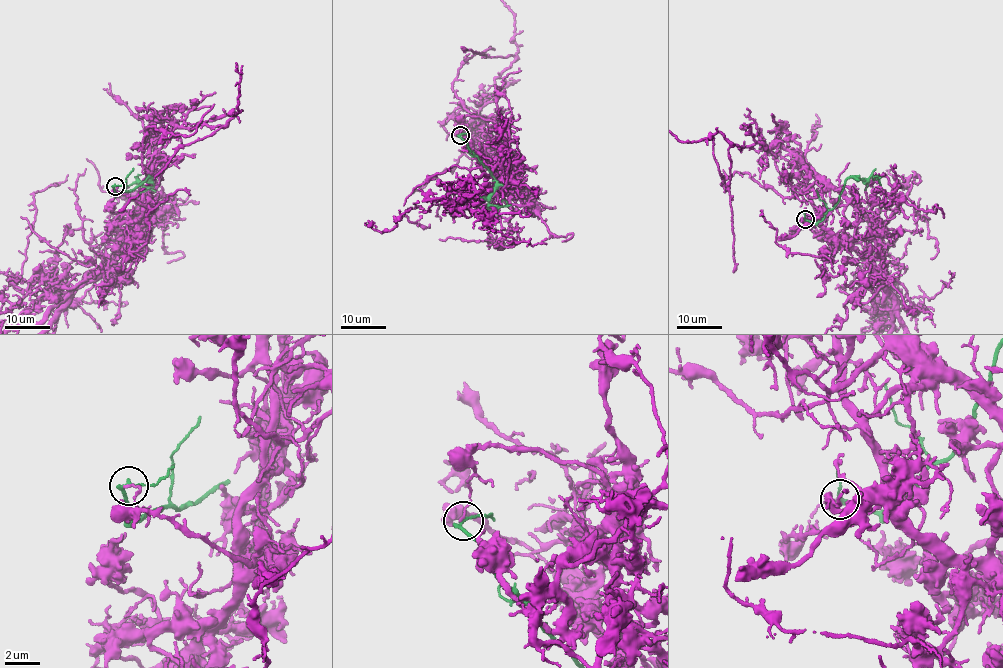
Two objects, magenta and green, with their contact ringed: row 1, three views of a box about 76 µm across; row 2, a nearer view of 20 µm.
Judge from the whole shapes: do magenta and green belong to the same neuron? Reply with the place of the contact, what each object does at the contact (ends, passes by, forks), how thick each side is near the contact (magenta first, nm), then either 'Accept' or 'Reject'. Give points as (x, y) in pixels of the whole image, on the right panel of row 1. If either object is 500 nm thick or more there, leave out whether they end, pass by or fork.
Place: (805, 219). At the ring magenta ends. At the ring green passes by. Thickness 120 nm (magenta) against 170 nm. Reject

